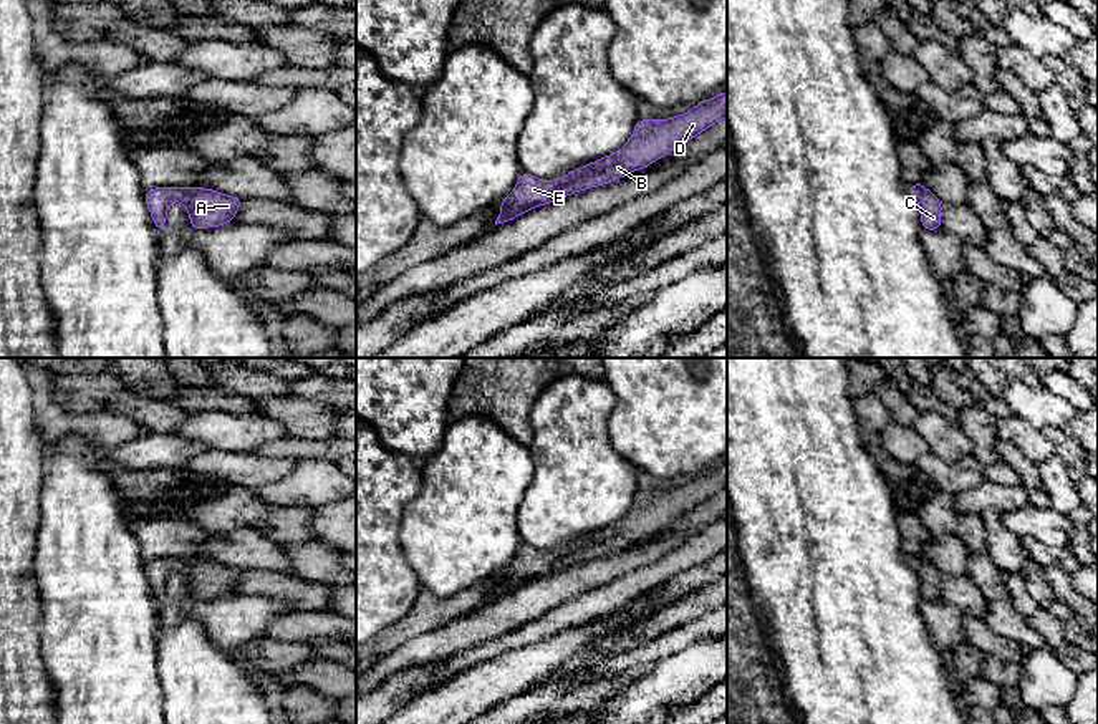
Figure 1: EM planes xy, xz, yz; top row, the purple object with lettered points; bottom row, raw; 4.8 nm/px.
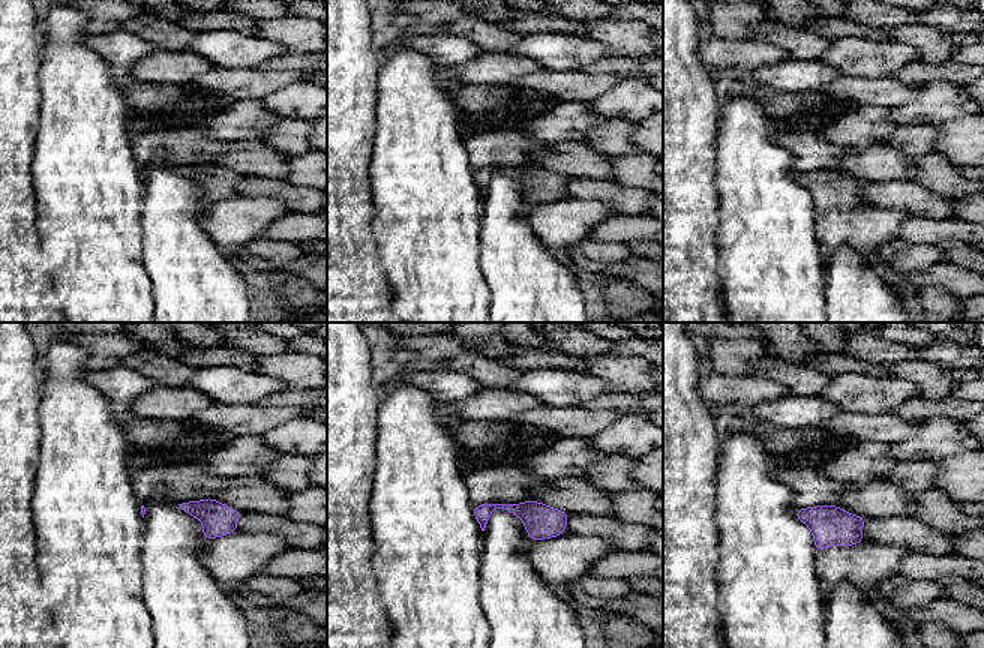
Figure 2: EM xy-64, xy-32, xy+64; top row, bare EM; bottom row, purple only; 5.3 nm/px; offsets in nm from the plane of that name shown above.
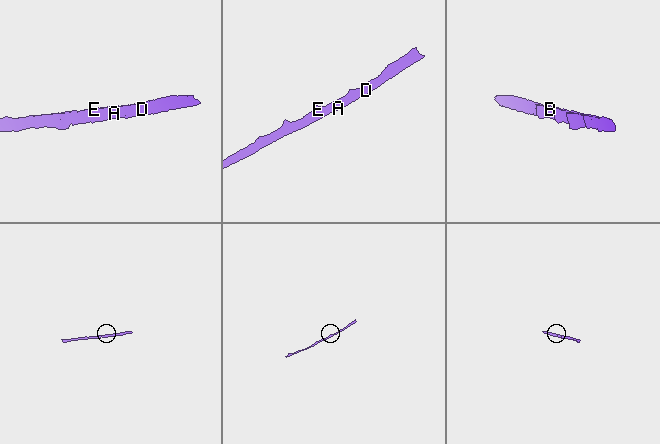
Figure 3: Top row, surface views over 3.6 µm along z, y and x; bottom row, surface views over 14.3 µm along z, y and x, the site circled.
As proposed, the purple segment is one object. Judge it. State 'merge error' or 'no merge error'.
no merge error

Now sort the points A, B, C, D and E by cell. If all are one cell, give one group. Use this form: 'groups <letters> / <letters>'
groups A B C D E

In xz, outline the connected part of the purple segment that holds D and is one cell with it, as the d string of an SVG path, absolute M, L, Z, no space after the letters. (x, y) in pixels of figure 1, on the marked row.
M727 91L717 94L712 99L704 99L697 103L694 109L681 116L674 116L669 119L638 119L633 136L619 151L606 157L601 157L591 164L586 164L583 167L578 167L568 172L565 177L558 177L555 181L545 182L537 179L532 174L522 172L517 179L513 192L508 197L505 197L502 202L498 202L498 205L502 207L502 212L498 214L495 225L510 222L515 217L538 205L555 202L578 191L586 191L596 186L603 186L614 179L624 177L633 171L644 169L649 164L669 154L672 149L686 144L694 136L706 131L709 126L717 124L725 116L727 116Z

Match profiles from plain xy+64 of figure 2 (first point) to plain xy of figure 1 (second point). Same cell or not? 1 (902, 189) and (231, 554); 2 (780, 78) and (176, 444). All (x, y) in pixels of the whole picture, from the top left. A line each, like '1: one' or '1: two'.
1: two
2: one

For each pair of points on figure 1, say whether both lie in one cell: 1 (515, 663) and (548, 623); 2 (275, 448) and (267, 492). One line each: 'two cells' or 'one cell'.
1: two cells
2: two cells

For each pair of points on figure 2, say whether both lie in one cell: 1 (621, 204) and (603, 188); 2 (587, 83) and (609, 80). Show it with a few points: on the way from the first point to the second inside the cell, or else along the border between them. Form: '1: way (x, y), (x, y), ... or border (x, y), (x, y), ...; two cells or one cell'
1: way (617, 200), (608, 191); one cell
2: way (593, 83), (603, 81); one cell

